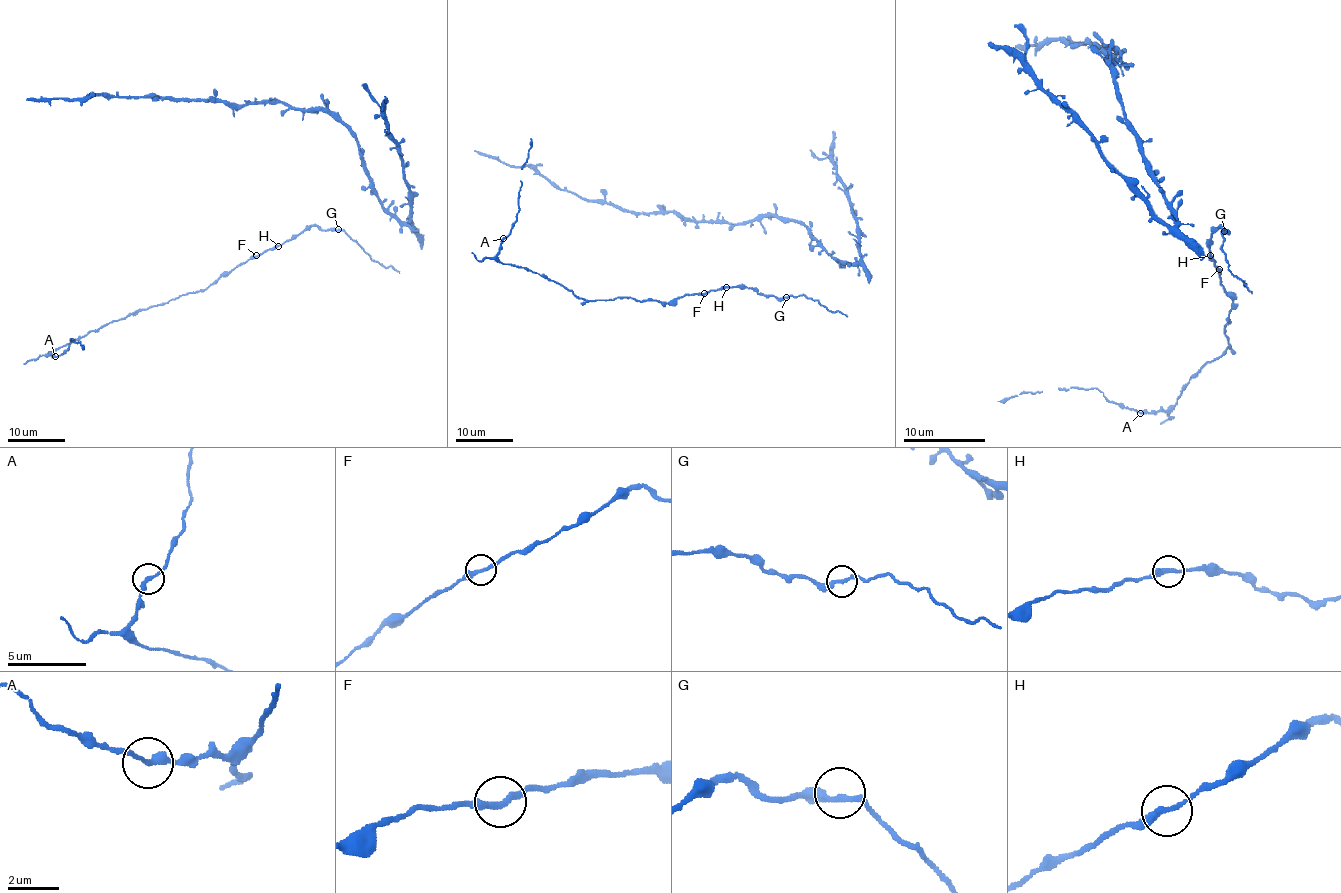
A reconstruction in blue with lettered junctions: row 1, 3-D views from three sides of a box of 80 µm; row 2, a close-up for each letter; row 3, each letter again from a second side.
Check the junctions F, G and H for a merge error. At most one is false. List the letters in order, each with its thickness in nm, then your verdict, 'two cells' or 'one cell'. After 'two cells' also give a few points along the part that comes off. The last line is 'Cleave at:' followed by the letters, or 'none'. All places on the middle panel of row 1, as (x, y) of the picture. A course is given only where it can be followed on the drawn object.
F: 260 nm | one cell
G: 260 nm | one cell
H: 240 nm | one cell
Cleave at: none

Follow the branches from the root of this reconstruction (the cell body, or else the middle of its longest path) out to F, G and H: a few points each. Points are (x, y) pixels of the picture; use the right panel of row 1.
F: (1243, 282), (1228, 267), (1222, 249), (1226, 233), (1220, 227), (1210, 239), (1218, 270)
G: (1243, 282), (1228, 267), (1226, 253), (1222, 249), (1224, 231)
H: (1243, 282), (1228, 267), (1222, 249), (1222, 233), (1226, 233), (1220, 227), (1212, 233), (1210, 255)

